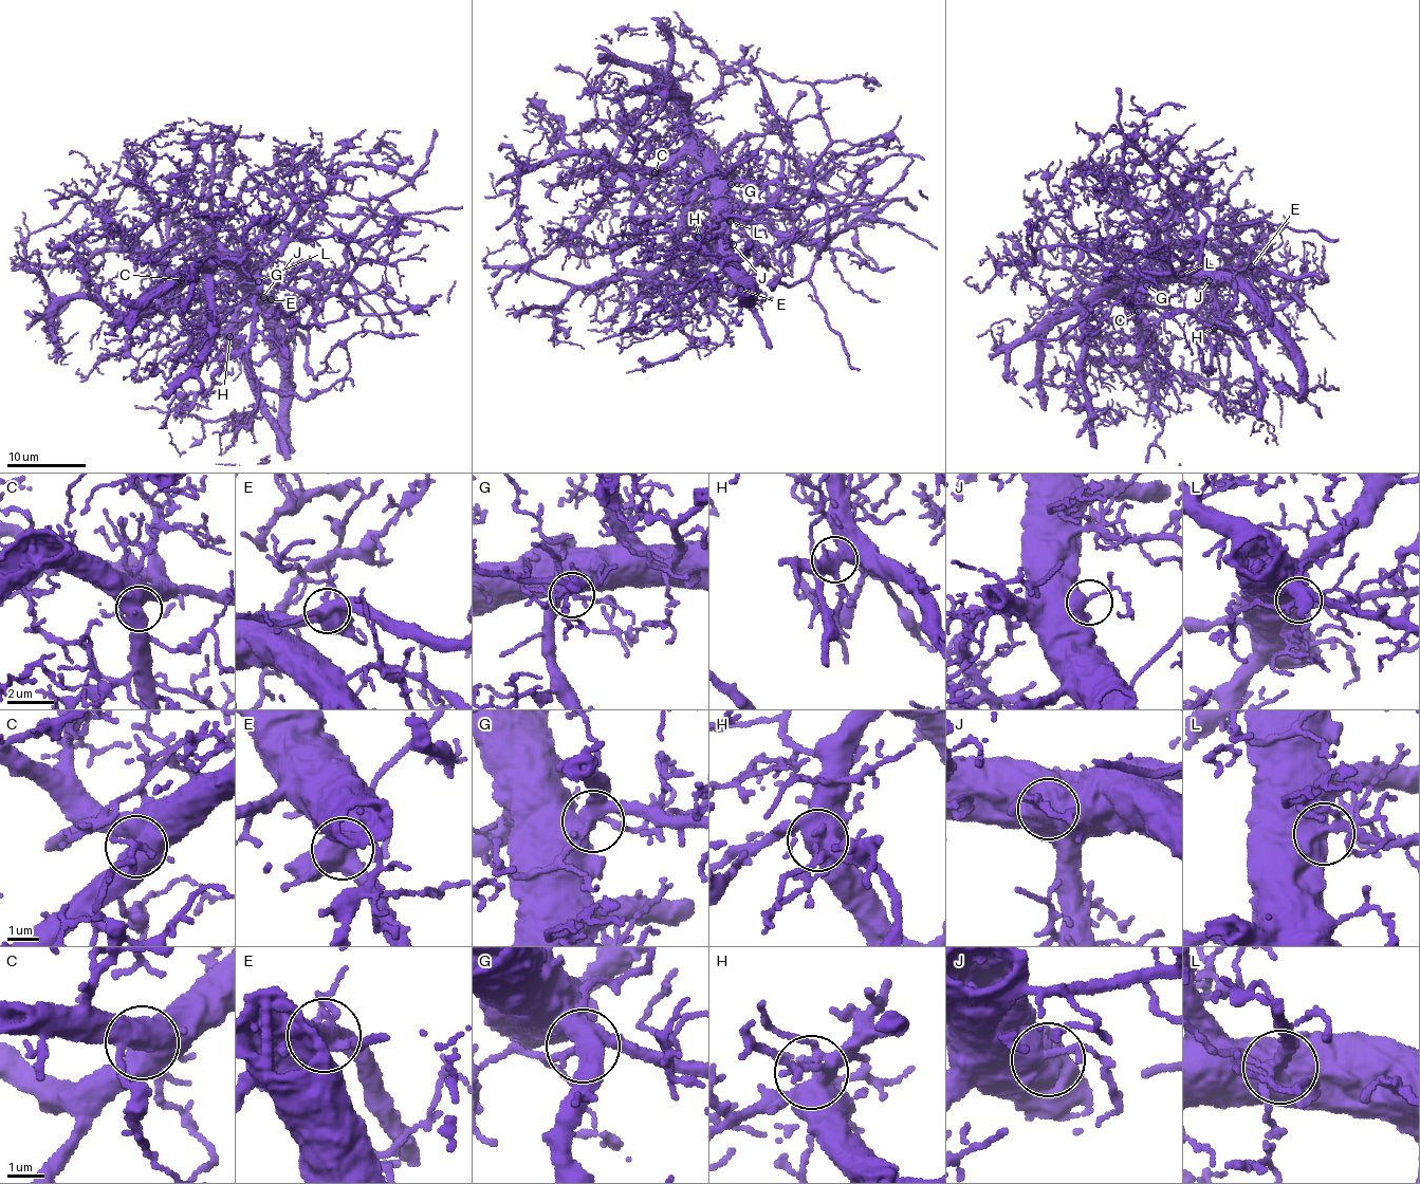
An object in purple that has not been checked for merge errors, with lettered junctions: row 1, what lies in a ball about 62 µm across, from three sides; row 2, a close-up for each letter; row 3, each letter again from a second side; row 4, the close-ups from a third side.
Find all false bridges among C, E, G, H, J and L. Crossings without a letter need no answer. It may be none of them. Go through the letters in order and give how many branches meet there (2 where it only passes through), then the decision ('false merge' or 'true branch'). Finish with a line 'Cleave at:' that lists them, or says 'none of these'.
C: 3 branches meet; true branch
E: 5 branches meet; false merge
G: 5 branches meet; true branch
H: 5 branches meet; true branch
J: 2 branches meet; true branch
L: 3 branches meet; true branch
Cleave at: E

